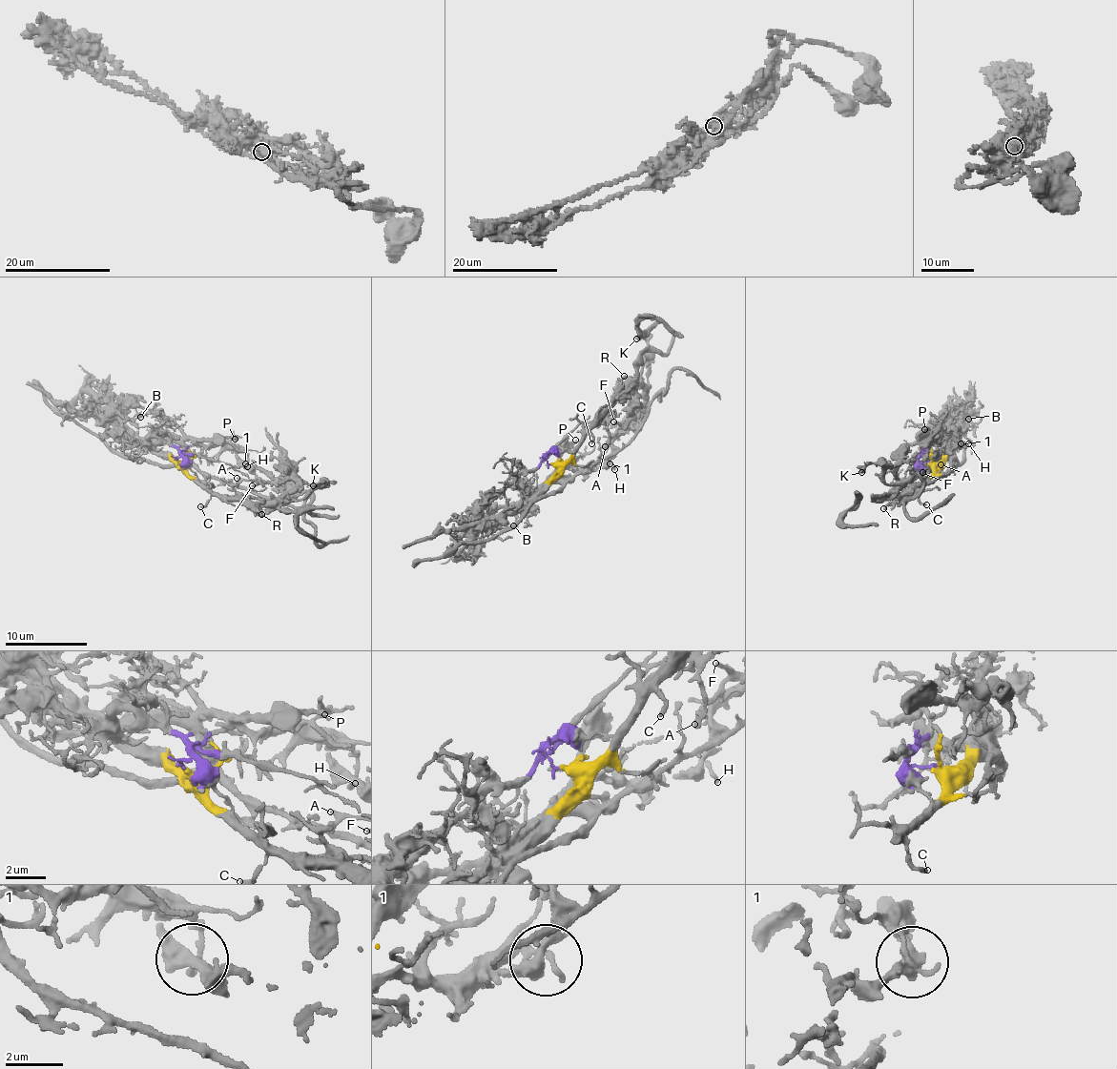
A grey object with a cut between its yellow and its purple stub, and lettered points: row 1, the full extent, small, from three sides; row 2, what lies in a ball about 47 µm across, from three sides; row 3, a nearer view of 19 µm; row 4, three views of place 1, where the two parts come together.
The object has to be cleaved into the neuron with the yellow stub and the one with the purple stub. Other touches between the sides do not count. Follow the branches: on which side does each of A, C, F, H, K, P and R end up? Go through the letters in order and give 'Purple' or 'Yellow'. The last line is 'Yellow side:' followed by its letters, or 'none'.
A: Yellow
C: Yellow
F: Yellow
H: Purple
K: Yellow
P: Purple
R: Yellow
Yellow side: A, C, F, K, R

